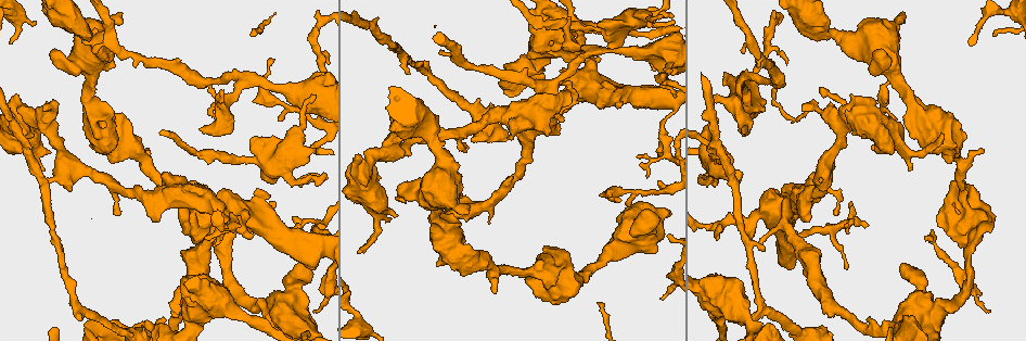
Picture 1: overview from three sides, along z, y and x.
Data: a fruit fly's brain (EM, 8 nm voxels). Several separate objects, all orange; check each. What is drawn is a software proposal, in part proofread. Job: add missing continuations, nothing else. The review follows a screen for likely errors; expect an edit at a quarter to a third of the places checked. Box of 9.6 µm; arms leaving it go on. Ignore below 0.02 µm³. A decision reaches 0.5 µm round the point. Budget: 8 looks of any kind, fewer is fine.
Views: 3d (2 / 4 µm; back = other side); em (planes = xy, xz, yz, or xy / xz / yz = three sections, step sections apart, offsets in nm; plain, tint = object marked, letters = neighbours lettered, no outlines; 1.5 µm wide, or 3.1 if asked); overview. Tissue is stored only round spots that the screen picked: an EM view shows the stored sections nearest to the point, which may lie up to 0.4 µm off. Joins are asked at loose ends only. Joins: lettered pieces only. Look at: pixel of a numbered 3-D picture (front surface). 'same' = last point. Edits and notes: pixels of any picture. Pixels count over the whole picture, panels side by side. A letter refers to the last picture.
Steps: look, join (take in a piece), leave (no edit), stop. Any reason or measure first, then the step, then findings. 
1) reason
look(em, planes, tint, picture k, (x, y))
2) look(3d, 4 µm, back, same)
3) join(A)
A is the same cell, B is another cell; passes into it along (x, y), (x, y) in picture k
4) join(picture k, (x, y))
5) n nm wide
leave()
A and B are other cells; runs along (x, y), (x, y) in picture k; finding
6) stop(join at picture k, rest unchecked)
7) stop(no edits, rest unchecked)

branch stops here
look(em, xy, step 4, tint, picture 1, (548, 53))

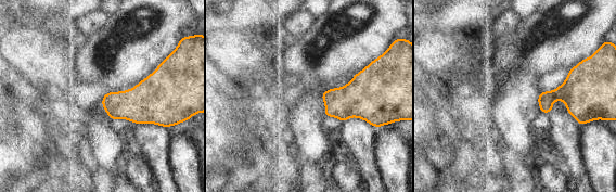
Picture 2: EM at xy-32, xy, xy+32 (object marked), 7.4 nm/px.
cut it another way
look(em, planes, letters, same)

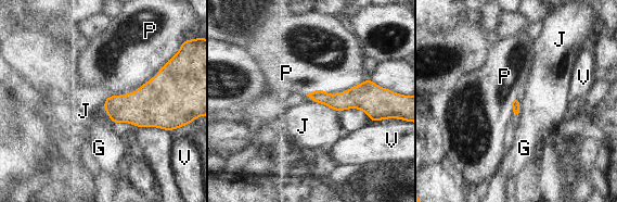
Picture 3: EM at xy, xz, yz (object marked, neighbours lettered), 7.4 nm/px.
leave()
G, J, P and V are other cells; border along (306, 95), (341, 112) in picture 3; no lettered piece goes on from it

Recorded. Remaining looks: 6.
stops while still wide
look(em, planes, tint, picture 1, (740, 172))

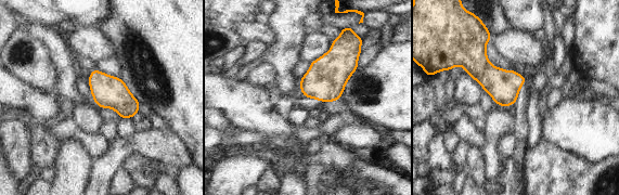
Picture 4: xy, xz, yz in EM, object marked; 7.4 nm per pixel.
what lies round it
look(em, planes, letters, same)

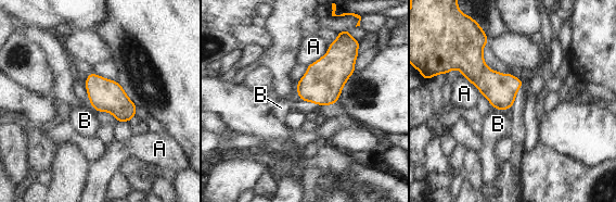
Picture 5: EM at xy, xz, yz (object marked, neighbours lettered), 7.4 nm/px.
A touches over 240 nm
leave()
A and B are other cells; border along (496, 109), (508, 110) in picture 5; no lettered piece goes on from it

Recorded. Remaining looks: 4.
tapers out
look(3d, 4 µm, picture 1, (662, 14))

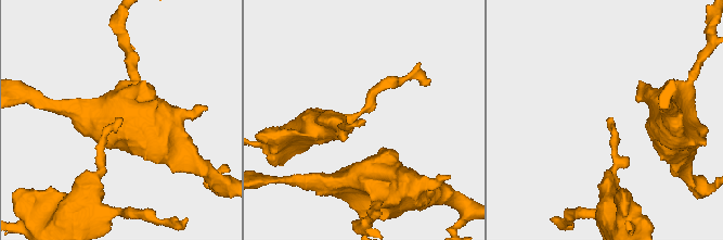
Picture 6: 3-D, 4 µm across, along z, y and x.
now the EM
look(em, yz, step 4, tint, picture 6, (363, 123))

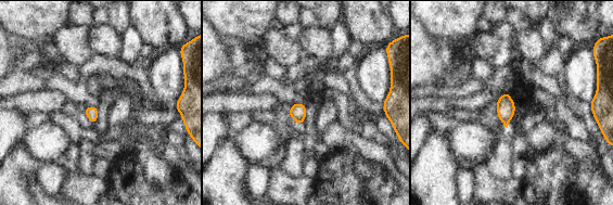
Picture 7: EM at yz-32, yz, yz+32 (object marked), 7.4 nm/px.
another direction
look(em, planes, letters, same)

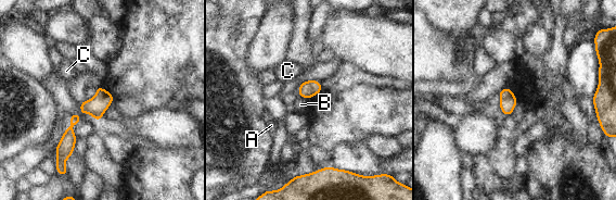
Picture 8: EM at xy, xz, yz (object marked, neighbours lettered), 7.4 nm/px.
leave()
A, B and C are other cells; no lettered piece goes on from it

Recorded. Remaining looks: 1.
stop(no edits, rest unchecked)

